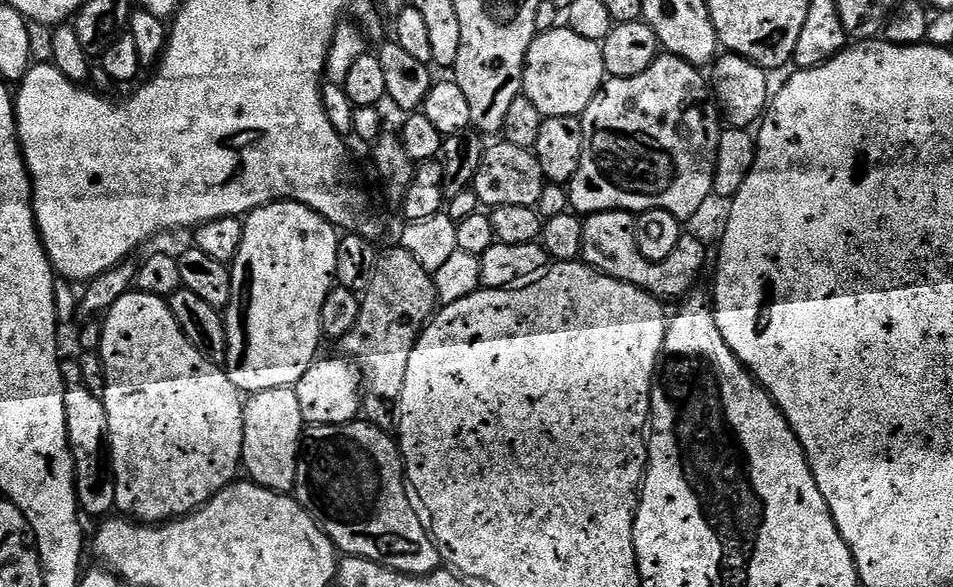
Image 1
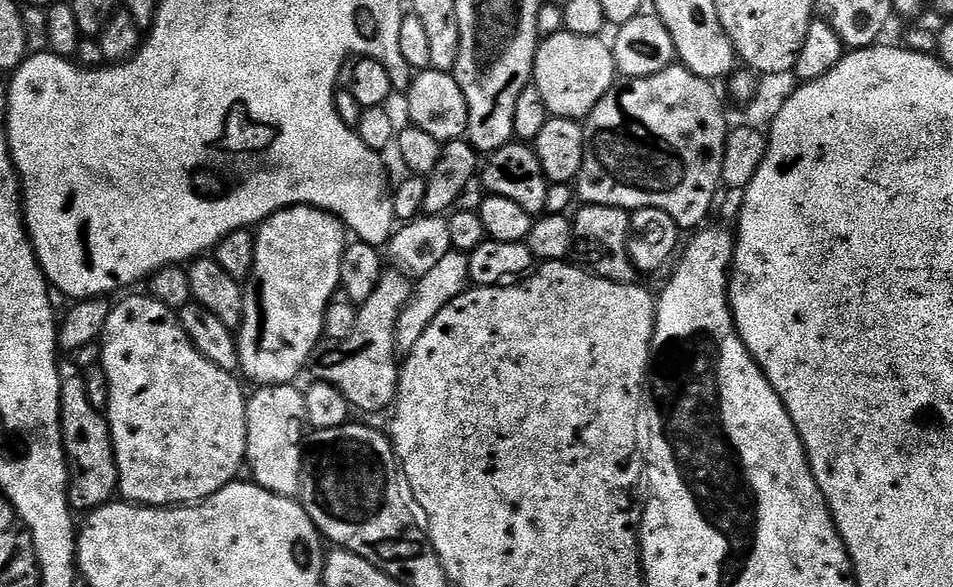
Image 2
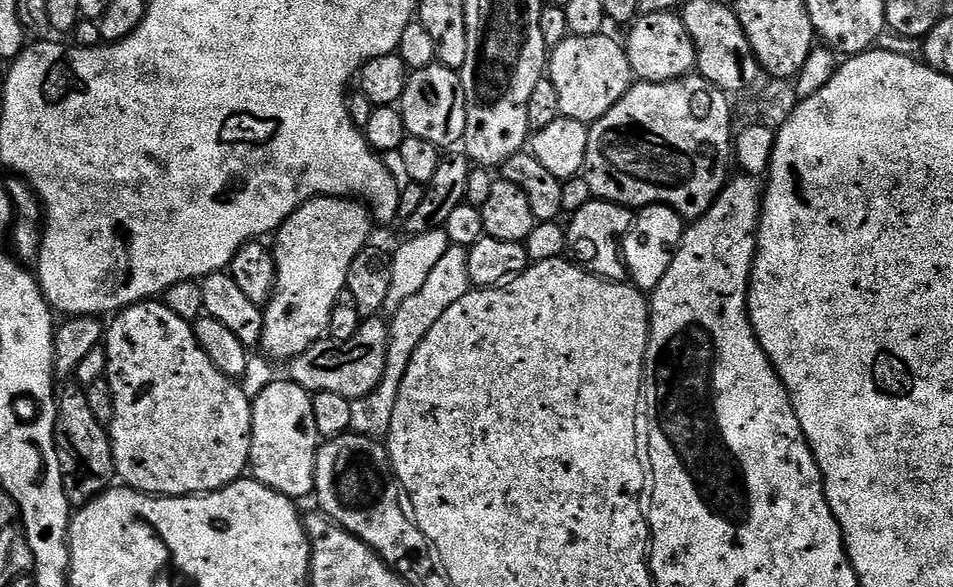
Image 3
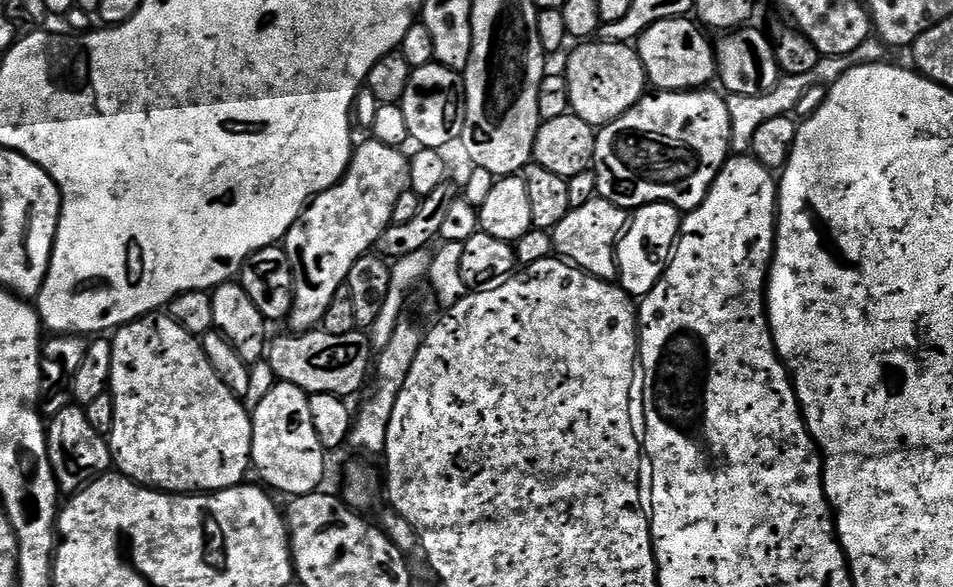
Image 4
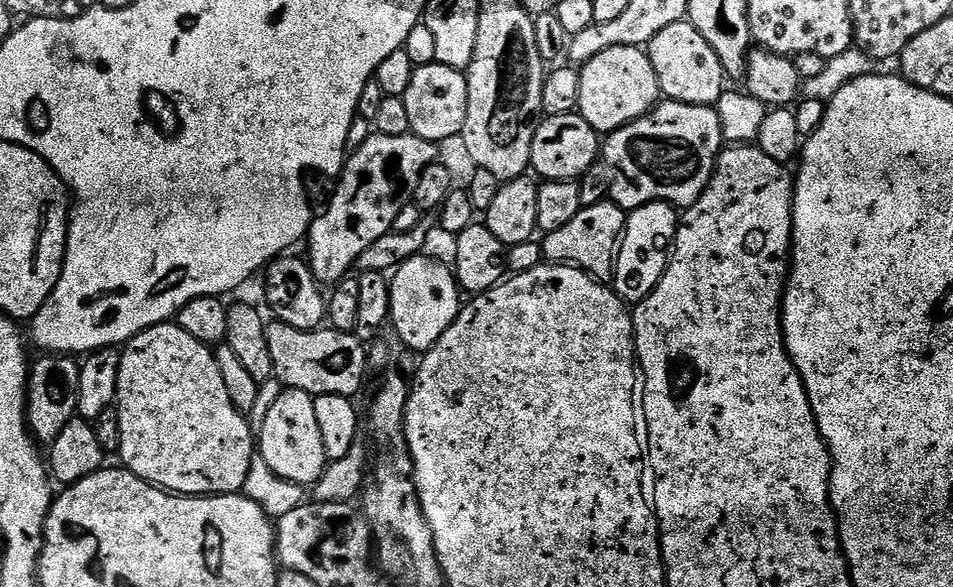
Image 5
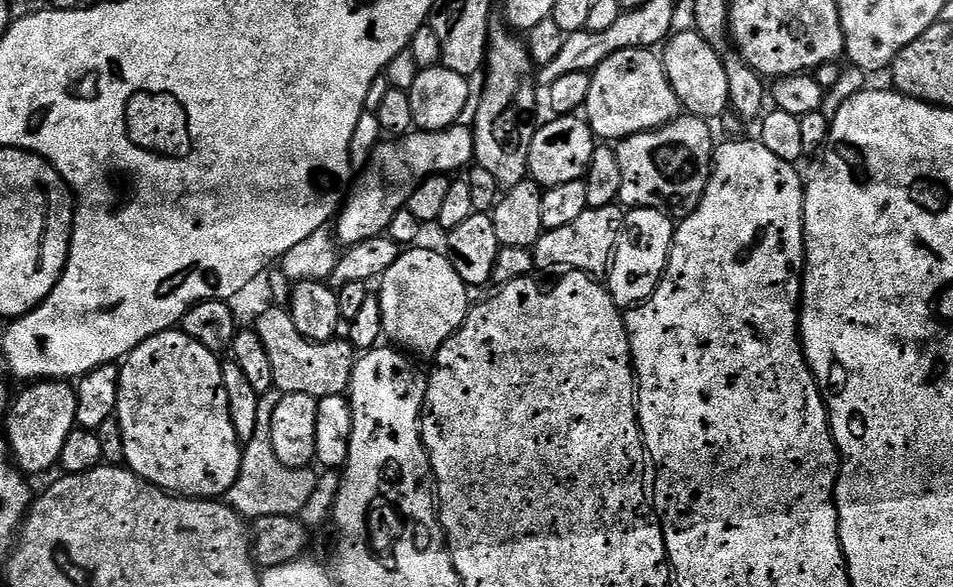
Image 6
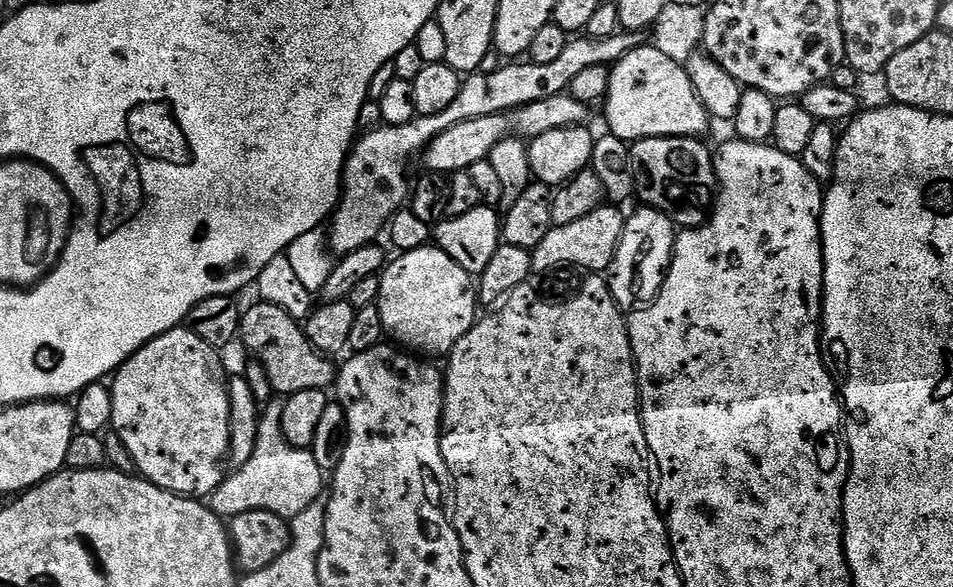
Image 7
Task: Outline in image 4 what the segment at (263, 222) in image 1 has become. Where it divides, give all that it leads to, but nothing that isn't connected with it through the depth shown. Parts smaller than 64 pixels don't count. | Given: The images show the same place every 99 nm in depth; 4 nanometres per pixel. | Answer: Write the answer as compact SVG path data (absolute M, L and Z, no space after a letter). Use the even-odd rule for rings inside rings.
M371 138L365 139L364 148L368 152L353 155L352 165L346 174L334 187L325 192L319 192L308 201L304 213L290 226L284 235L282 247L290 258L290 266L294 274L294 299L292 312L288 315L287 323L292 324L291 331L296 334L313 331L323 325L326 306L338 294L340 288L345 287L350 274L350 266L358 262L358 258L369 255L379 245L382 234L392 224L394 206L402 194L409 191L410 166L409 157L399 148L391 148L382 142Z

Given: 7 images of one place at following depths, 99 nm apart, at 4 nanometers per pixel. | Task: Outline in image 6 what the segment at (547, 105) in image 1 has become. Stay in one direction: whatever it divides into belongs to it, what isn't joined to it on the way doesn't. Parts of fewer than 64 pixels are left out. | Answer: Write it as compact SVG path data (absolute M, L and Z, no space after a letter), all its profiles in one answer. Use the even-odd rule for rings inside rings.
M651 48L618 50L618 54L610 54L610 58L606 58L606 62L602 62L592 73L586 119L593 134L601 141L619 142L639 132L652 132L655 128L671 124L681 112L680 99L674 94L674 86L670 86L670 78L666 78L664 61Z

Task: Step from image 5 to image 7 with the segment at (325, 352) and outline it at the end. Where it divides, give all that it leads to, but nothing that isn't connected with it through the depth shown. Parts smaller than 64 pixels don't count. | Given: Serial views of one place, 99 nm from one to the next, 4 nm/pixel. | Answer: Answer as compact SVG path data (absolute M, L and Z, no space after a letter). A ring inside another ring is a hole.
M261 303L240 317L239 343L248 347L255 363L266 370L273 393L287 398L302 390L328 390L333 387L338 368L329 357L312 345L301 321L291 317L282 306Z

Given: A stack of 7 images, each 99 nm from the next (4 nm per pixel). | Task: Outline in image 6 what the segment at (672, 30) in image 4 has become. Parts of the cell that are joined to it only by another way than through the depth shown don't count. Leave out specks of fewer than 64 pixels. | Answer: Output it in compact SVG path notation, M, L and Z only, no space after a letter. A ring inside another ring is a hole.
M673 31L663 45L662 59L666 78L670 78L670 86L674 86L674 94L680 99L681 109L685 113L712 122L715 116L723 117L729 111L730 85L726 82L724 57L699 32Z

